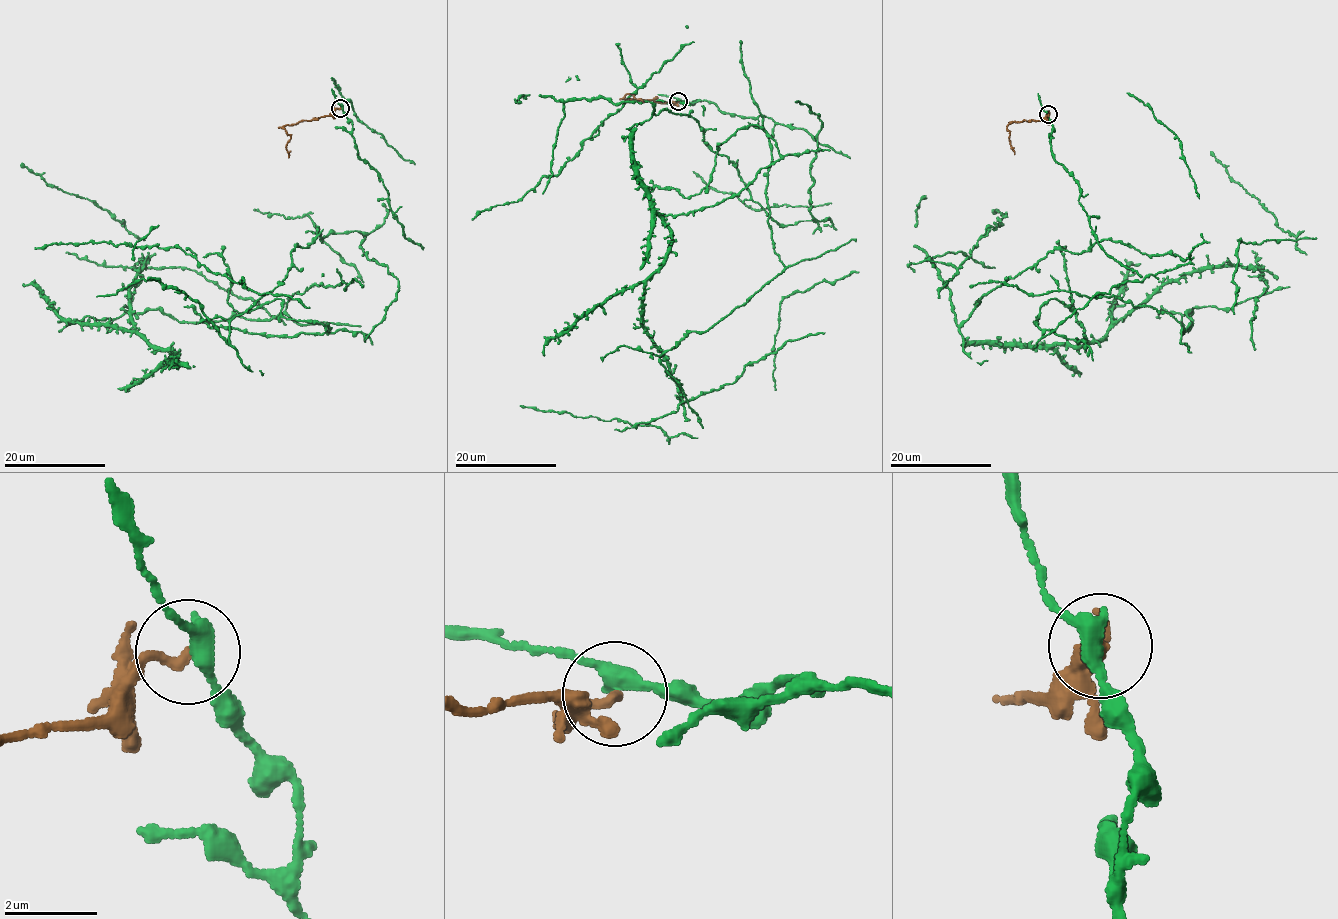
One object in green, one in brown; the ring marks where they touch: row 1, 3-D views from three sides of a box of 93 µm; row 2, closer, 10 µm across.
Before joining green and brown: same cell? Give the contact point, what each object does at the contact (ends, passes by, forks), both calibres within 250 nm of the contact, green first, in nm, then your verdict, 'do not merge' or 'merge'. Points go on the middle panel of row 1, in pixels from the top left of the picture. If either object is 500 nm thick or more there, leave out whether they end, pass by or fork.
(678, 101) | green passes by | brown ends | 360/200 nm | do not merge

